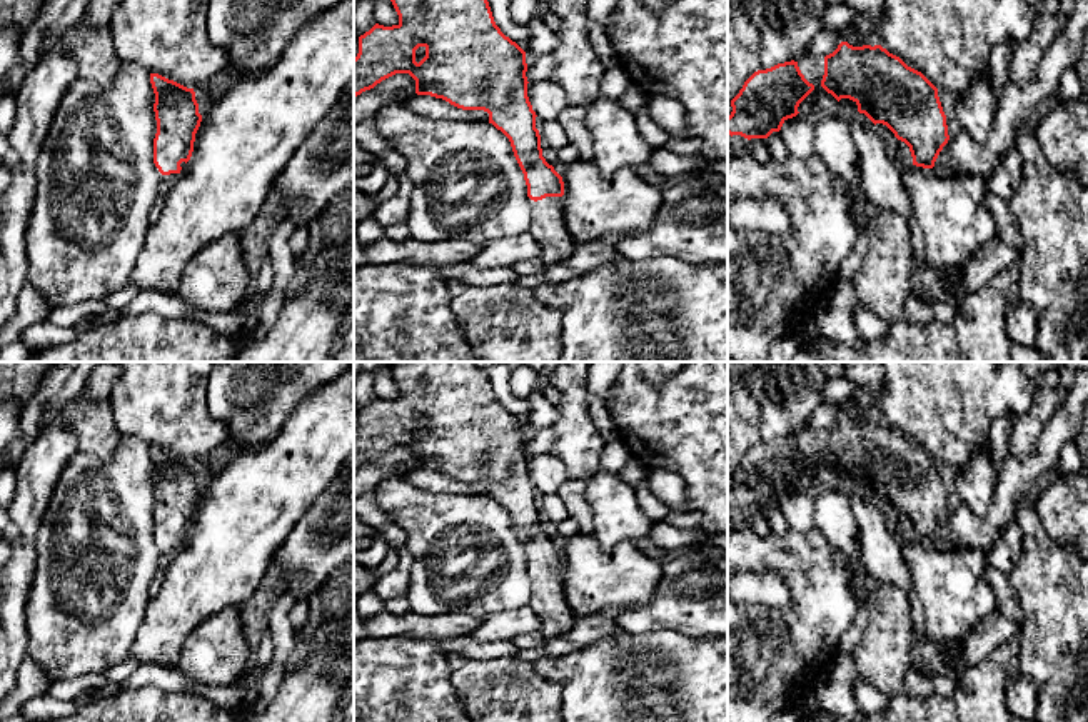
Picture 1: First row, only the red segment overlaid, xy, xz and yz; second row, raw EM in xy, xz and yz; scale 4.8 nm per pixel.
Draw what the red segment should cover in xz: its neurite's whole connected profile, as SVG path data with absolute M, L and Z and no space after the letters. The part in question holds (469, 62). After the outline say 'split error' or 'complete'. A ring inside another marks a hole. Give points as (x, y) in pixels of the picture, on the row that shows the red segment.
M390 0L399 23L384 27L375 23L359 37L359 53L354 58L354 98L374 88L382 80L395 73L409 73L416 80L417 95L442 98L462 110L484 110L489 123L501 130L511 142L514 157L524 173L527 197L531 202L529 233L541 247L539 265L562 260L574 247L564 218L564 182L562 177L546 162L541 148L541 135L536 128L536 112L527 97L527 63L526 52L506 37L496 25L487 0Z; split error

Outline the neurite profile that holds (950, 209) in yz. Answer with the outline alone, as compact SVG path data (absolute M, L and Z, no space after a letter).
M911 165L903 182L924 237L926 260L941 275L960 273L975 250L996 237L985 178Z

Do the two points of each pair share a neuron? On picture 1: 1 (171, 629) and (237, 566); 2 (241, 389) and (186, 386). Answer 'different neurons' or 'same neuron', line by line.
1: same neuron
2: different neurons

